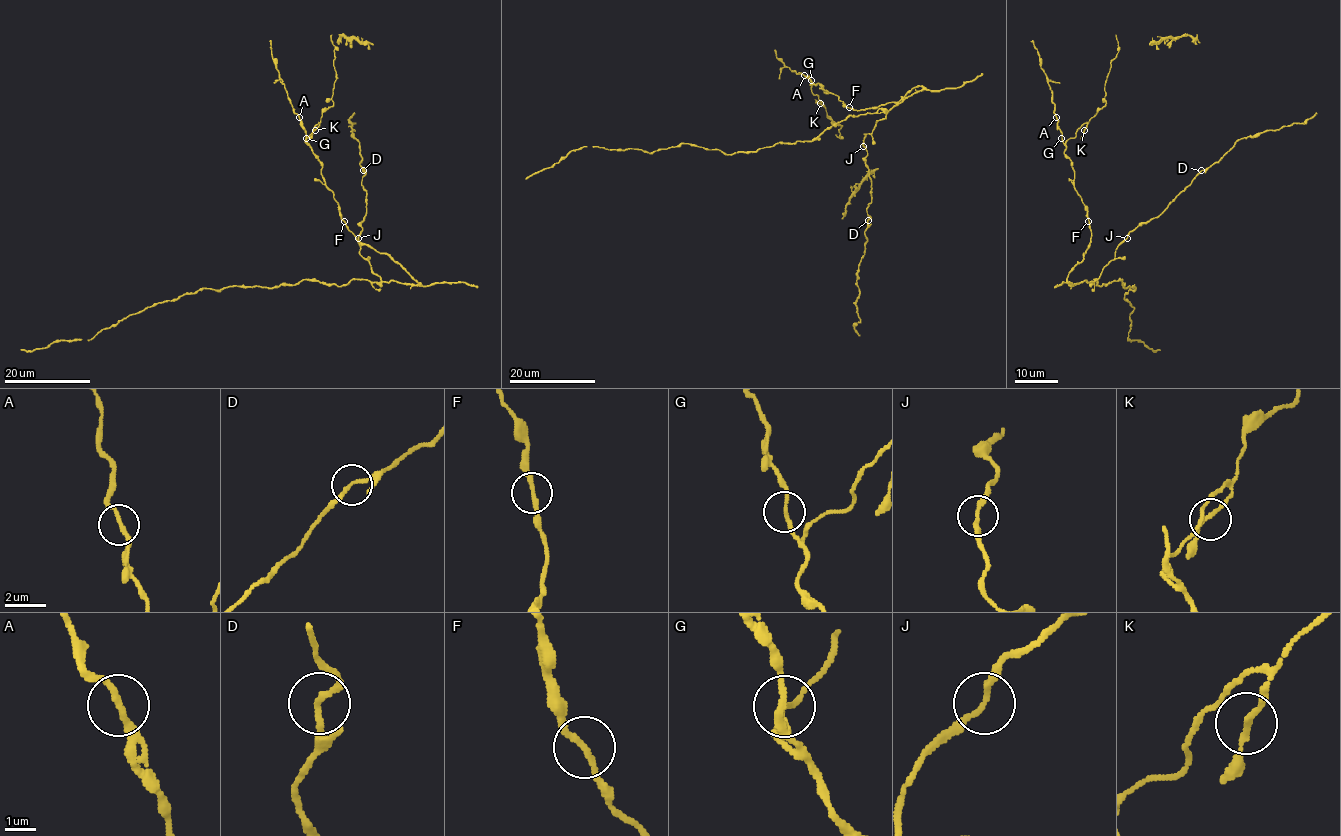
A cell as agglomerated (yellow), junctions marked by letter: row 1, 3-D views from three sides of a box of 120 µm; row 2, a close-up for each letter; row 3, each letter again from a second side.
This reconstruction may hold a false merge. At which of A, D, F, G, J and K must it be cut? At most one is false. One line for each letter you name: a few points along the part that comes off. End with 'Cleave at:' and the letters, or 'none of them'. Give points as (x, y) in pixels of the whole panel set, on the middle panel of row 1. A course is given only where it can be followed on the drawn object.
Cleave at: none of them

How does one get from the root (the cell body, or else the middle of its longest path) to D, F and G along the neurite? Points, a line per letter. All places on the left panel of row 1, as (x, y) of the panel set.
D: (407, 283), (383, 281), (359, 252), (358, 235), (362, 231), (360, 223), (366, 213), (362, 170)
F: (407, 283), (417, 282), (388, 255), (362, 245), (344, 221)
G: (407, 283), (417, 282), (393, 259), (362, 245), (347, 228), (339, 204), (321, 174), (322, 164), (306, 138)

